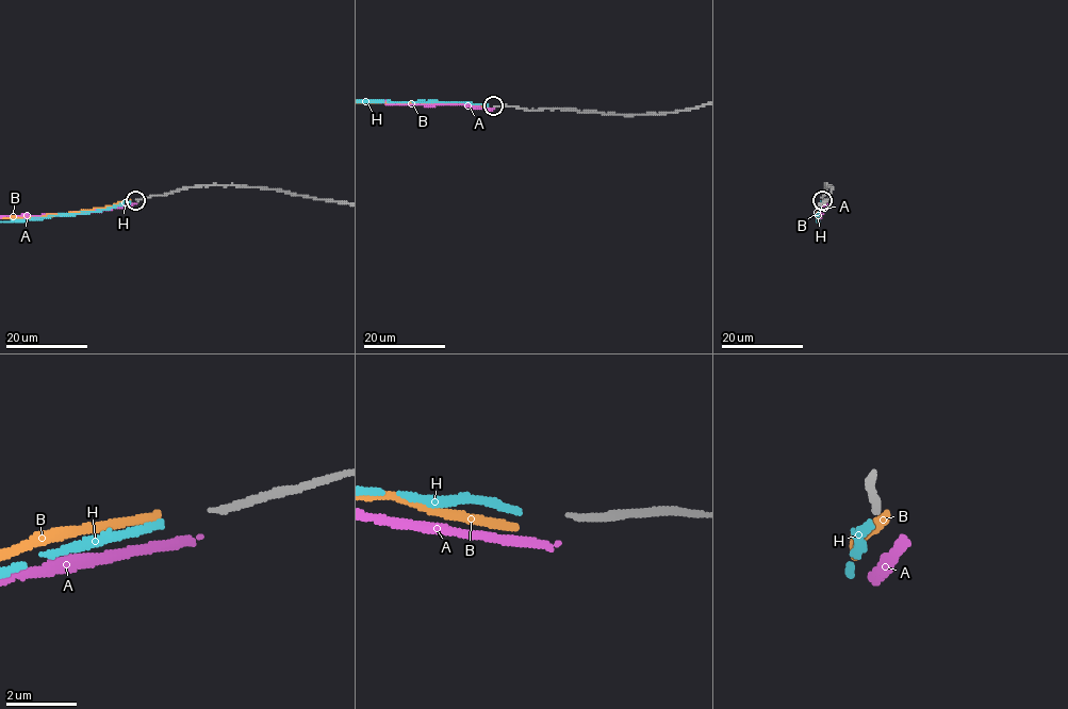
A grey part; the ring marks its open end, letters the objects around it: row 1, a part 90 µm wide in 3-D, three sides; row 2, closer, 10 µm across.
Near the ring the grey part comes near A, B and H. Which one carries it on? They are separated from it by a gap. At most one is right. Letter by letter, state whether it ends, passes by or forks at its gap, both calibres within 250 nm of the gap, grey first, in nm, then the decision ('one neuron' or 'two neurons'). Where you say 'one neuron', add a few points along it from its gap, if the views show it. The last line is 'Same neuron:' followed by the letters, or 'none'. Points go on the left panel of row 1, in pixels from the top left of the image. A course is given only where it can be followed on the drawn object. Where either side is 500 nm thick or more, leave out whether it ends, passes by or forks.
A: it ends there; 200 nm thick on the grey side, 190 nm on the other; two neurons
B: it ends there; 200 nm thick on the grey side, 240 nm on the other; two neurons
H: it ends there; 200 nm thick on the grey side, 220 nm on the other; one neuron
Same neuron: H

